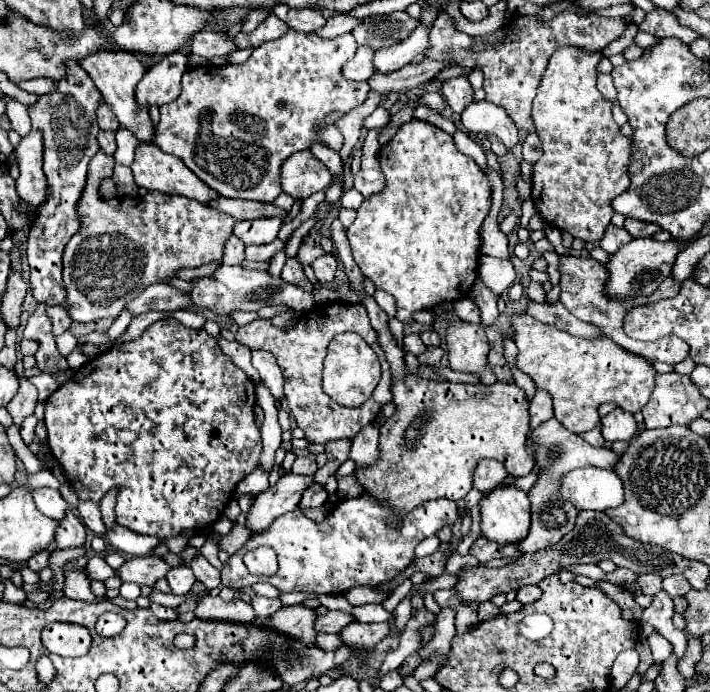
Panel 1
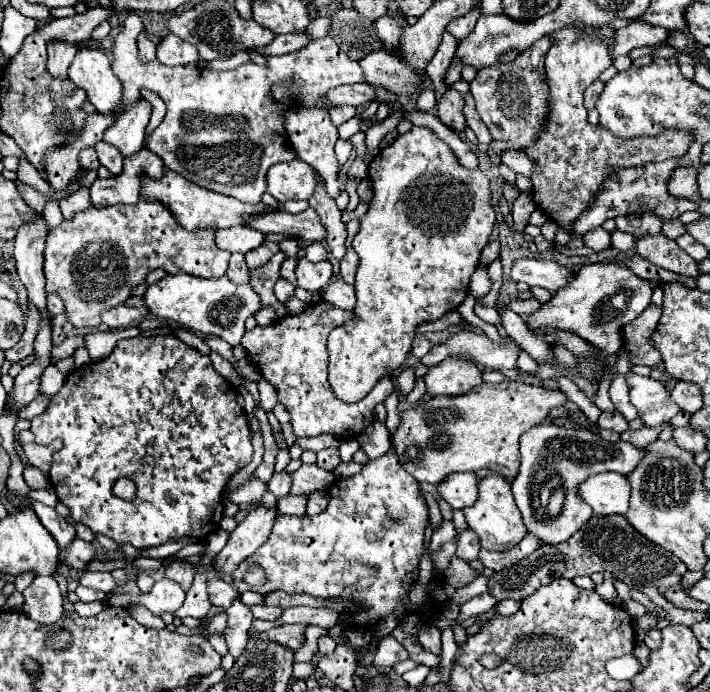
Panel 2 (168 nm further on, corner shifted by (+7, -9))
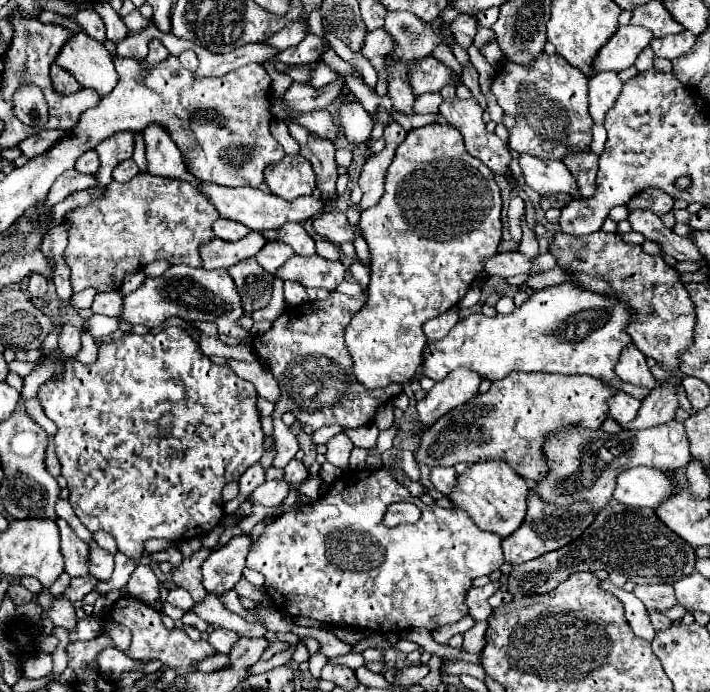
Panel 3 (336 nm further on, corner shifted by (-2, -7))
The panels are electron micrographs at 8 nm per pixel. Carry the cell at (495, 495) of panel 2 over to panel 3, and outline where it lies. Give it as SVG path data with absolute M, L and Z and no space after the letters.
M479 462L459 476L451 500L455 506L465 510L481 530L489 530L499 534L501 538L509 538L515 530L519 530L527 516L527 496L527 482L505 462Z

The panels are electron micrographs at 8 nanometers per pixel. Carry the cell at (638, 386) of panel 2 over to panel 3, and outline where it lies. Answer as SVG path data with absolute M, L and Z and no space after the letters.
M629 346L621 352L621 360L615 366L615 370L621 380L625 380L633 386L641 386L641 388L649 388L649 390L655 388L655 378L651 376L651 372L645 364L645 356L635 346Z

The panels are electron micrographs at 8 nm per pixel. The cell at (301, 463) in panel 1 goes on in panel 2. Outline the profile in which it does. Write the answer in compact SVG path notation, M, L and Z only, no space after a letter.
M286 470L274 474L274 476L270 478L270 482L268 482L268 490L270 490L276 498L284 496L284 494L290 490L290 474L288 474Z

